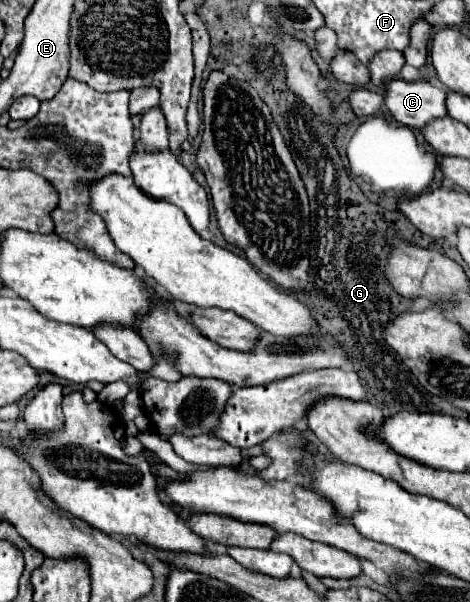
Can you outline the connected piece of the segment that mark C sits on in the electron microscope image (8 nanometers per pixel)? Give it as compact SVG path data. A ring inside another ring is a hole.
M389 80L385 84L385 106L399 124L409 128L423 128L427 122L447 116L445 90L423 80Z

